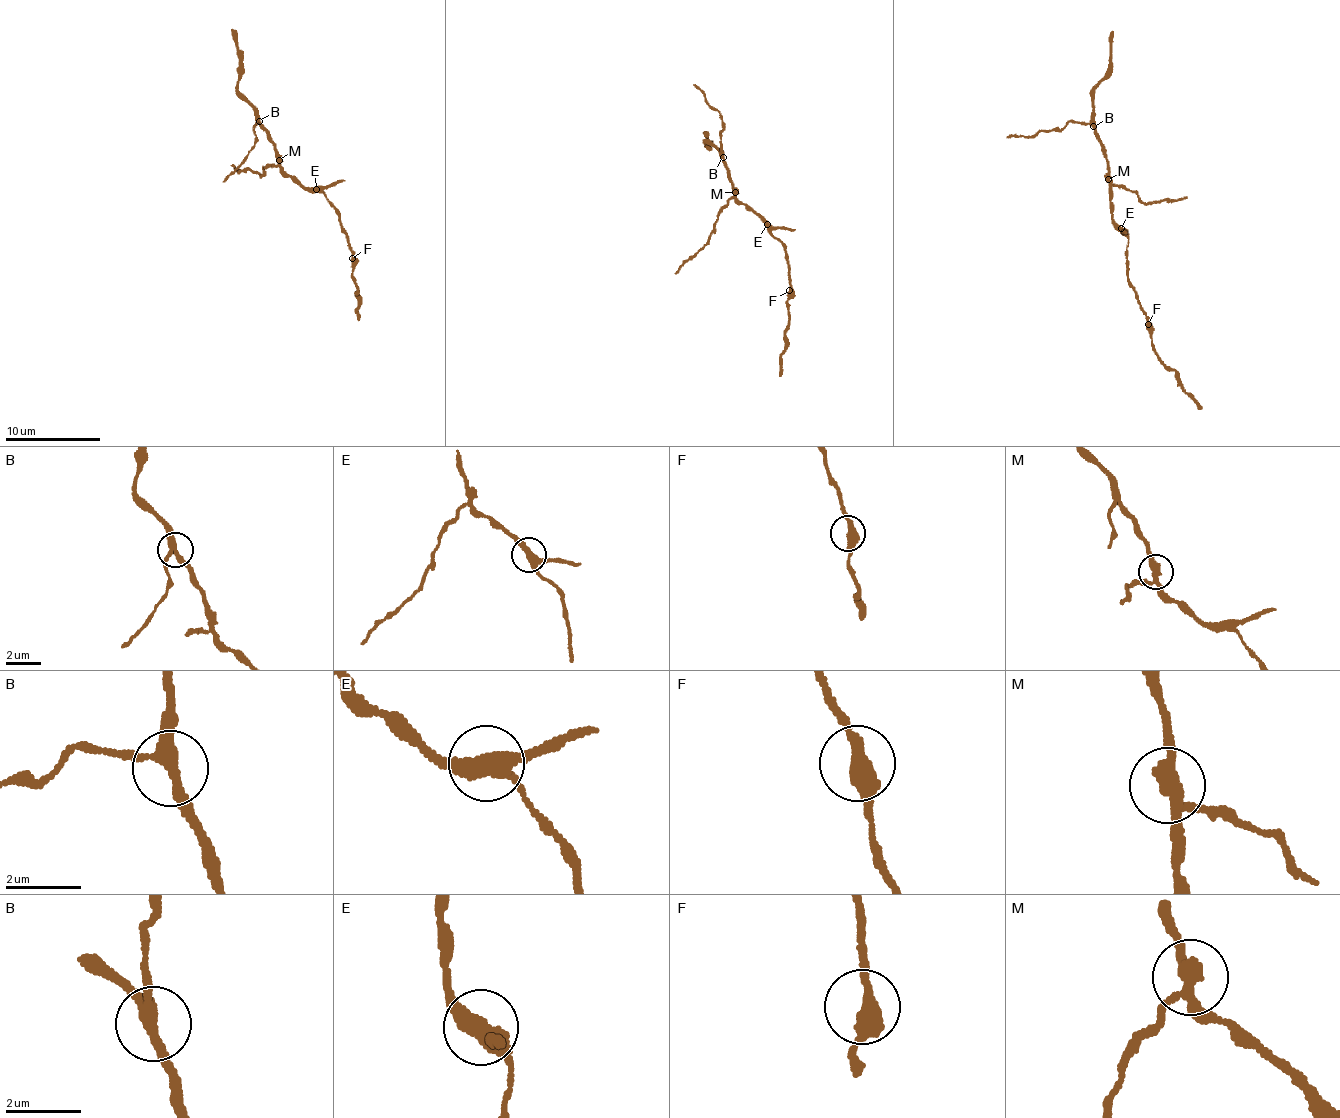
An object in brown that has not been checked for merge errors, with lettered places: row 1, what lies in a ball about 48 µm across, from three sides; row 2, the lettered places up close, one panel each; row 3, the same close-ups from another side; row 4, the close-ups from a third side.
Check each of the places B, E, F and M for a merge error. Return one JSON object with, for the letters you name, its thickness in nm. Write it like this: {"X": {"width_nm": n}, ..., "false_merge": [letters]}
{"M": {"width_nm": 300}, "false_merge": ["M"]}

